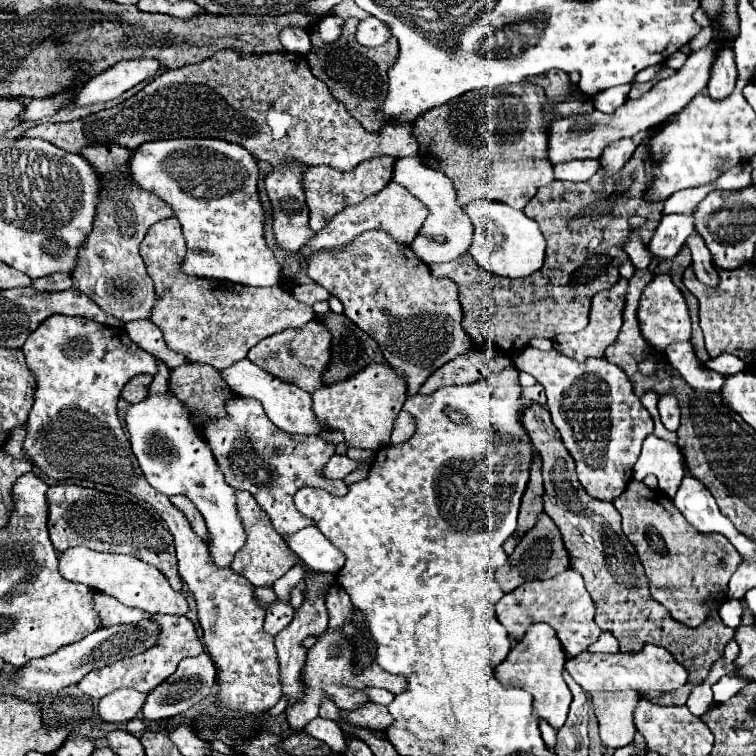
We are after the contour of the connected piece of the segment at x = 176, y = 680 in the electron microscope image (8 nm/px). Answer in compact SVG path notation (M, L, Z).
M201 653L199 657L183 659L171 677L167 677L161 685L157 685L157 689L147 693L147 699L143 705L143 719L145 721L163 721L163 719L171 719L171 717L185 713L189 707L197 705L213 691L215 675L217 675L215 665L207 653Z

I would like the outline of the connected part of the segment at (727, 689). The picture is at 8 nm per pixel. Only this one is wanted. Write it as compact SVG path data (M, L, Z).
M725 675L725 677L721 677L721 679L713 685L715 703L725 703L725 701L729 701L729 699L731 699L733 695L737 695L745 685L747 685L747 681L741 681L741 677L735 677L735 675Z

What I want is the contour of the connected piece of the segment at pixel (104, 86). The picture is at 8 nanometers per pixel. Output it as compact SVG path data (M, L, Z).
M129 59L121 61L103 73L89 79L81 91L75 95L77 107L89 107L95 103L105 103L121 97L125 91L135 87L141 81L155 77L159 71L159 63L155 59Z

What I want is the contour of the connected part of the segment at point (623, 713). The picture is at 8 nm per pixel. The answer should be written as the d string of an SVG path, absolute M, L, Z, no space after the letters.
M633 691L591 695L591 705L595 709L601 741L605 747L617 749L633 741L633 735L637 731L633 723L633 709L635 709L637 697L639 695Z

